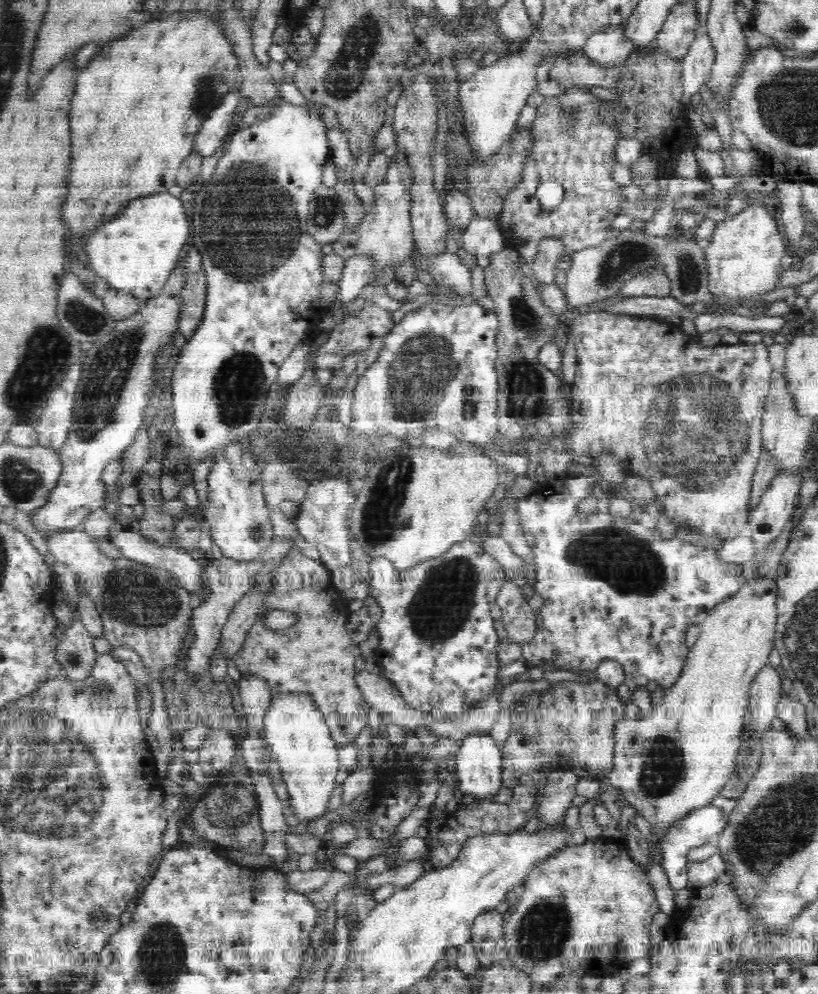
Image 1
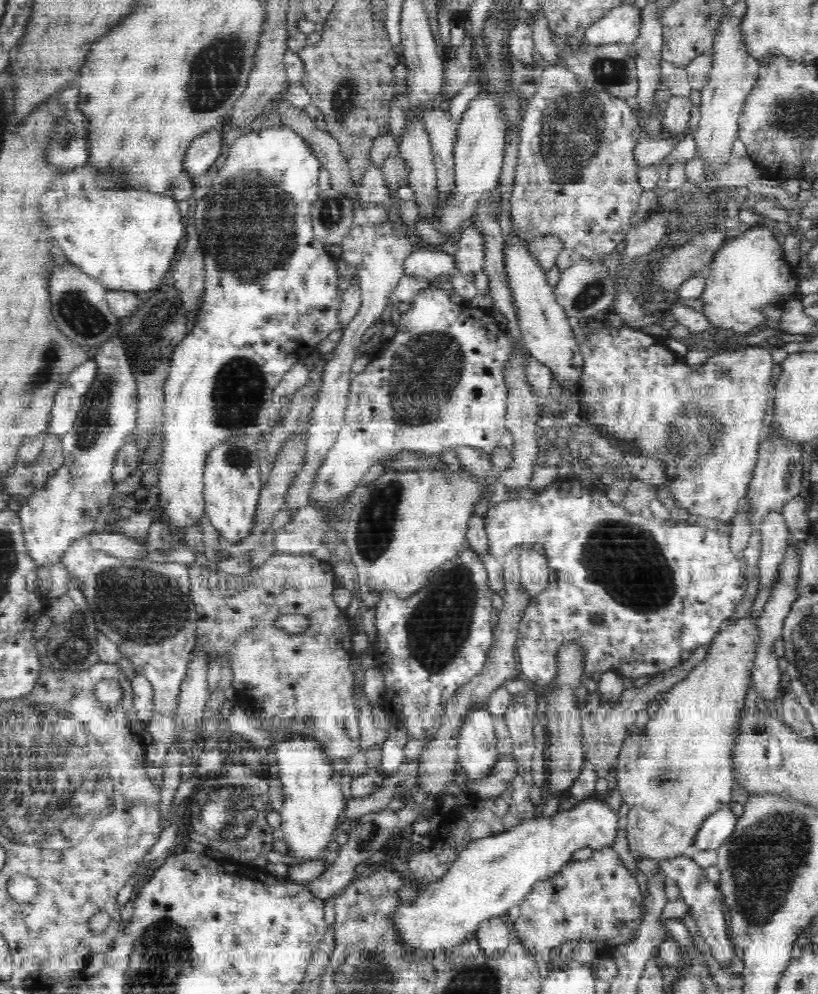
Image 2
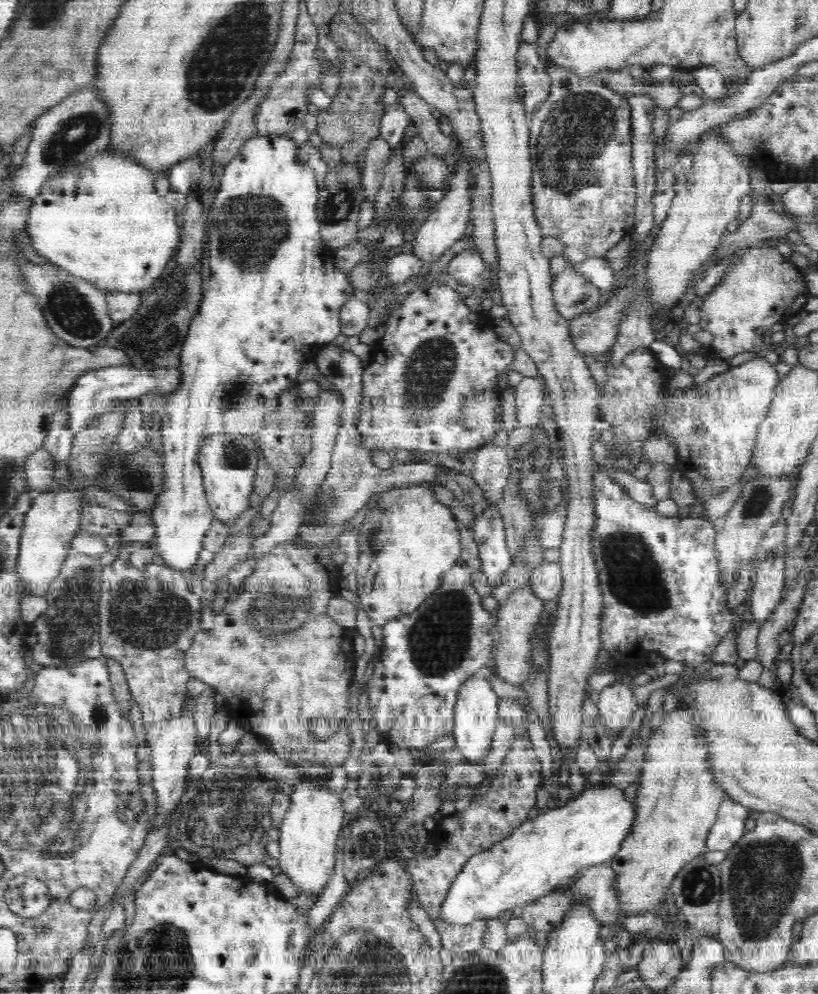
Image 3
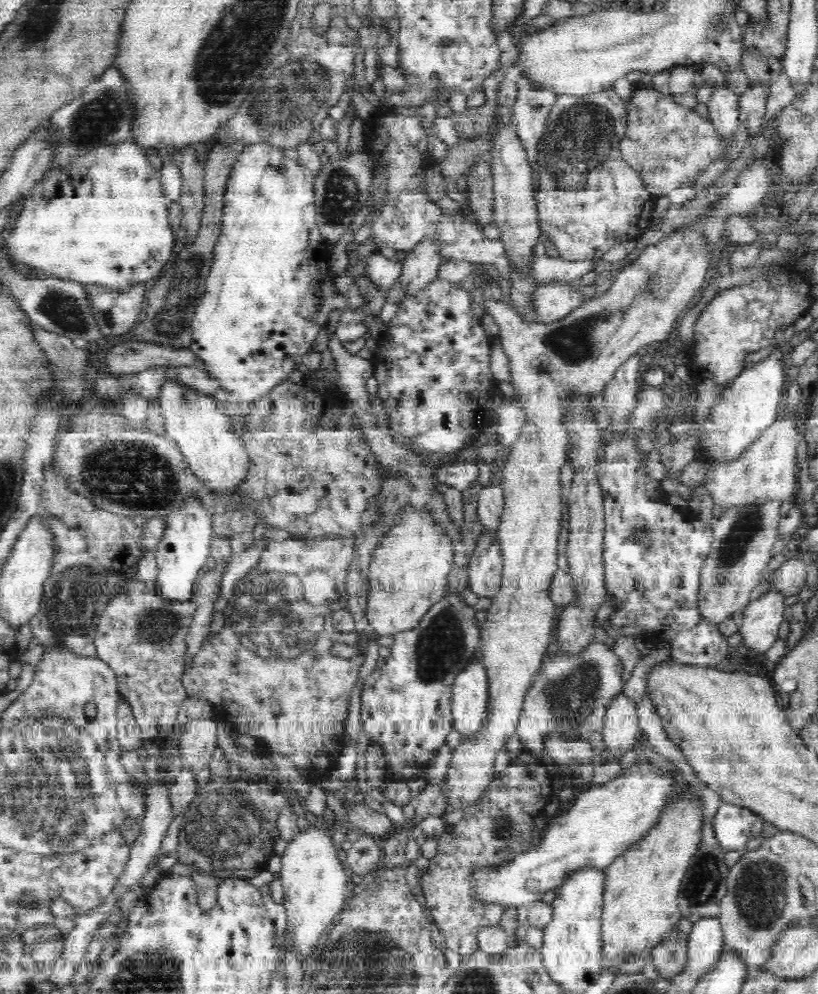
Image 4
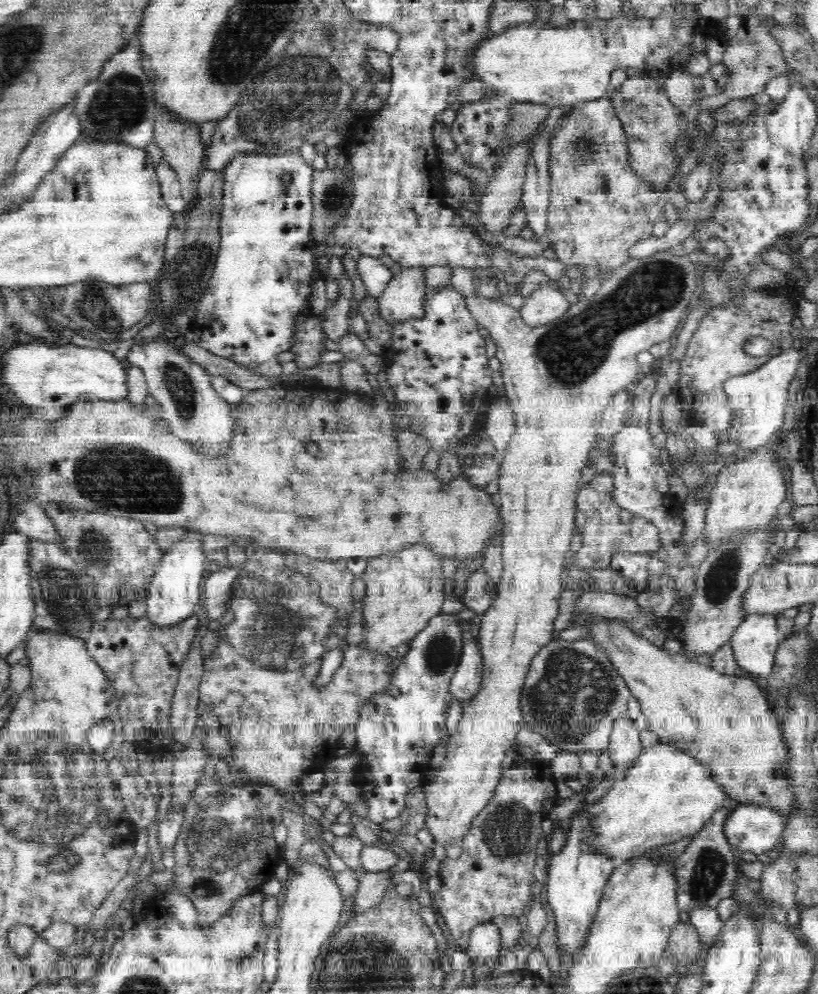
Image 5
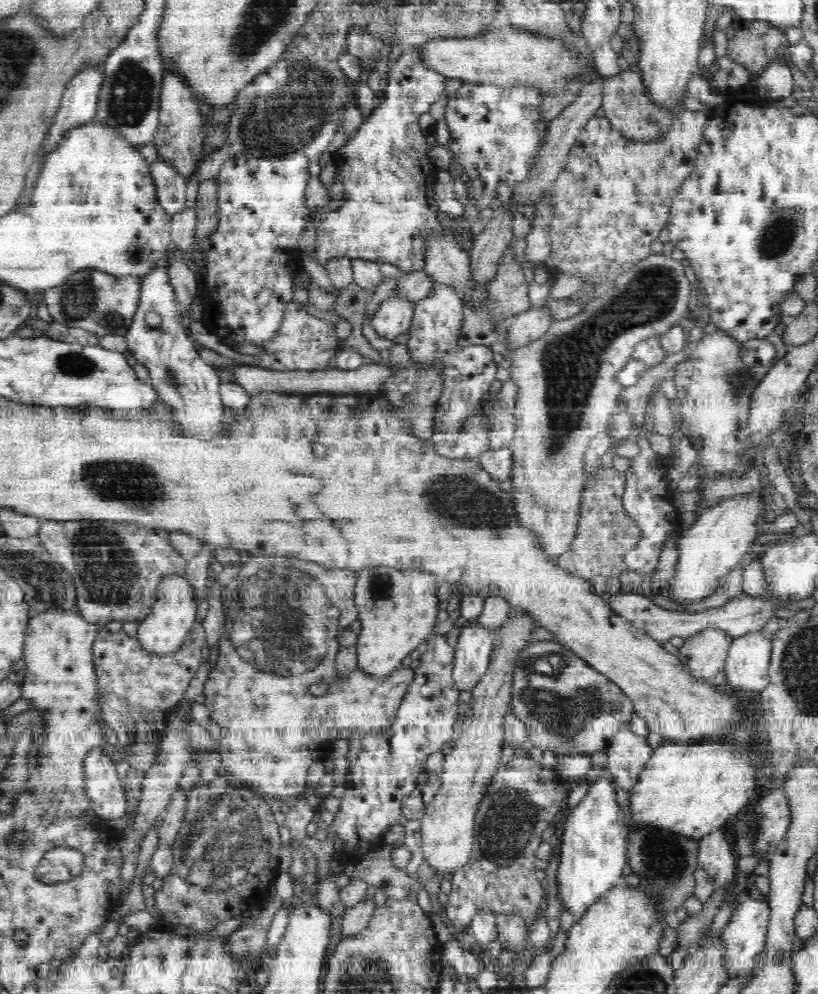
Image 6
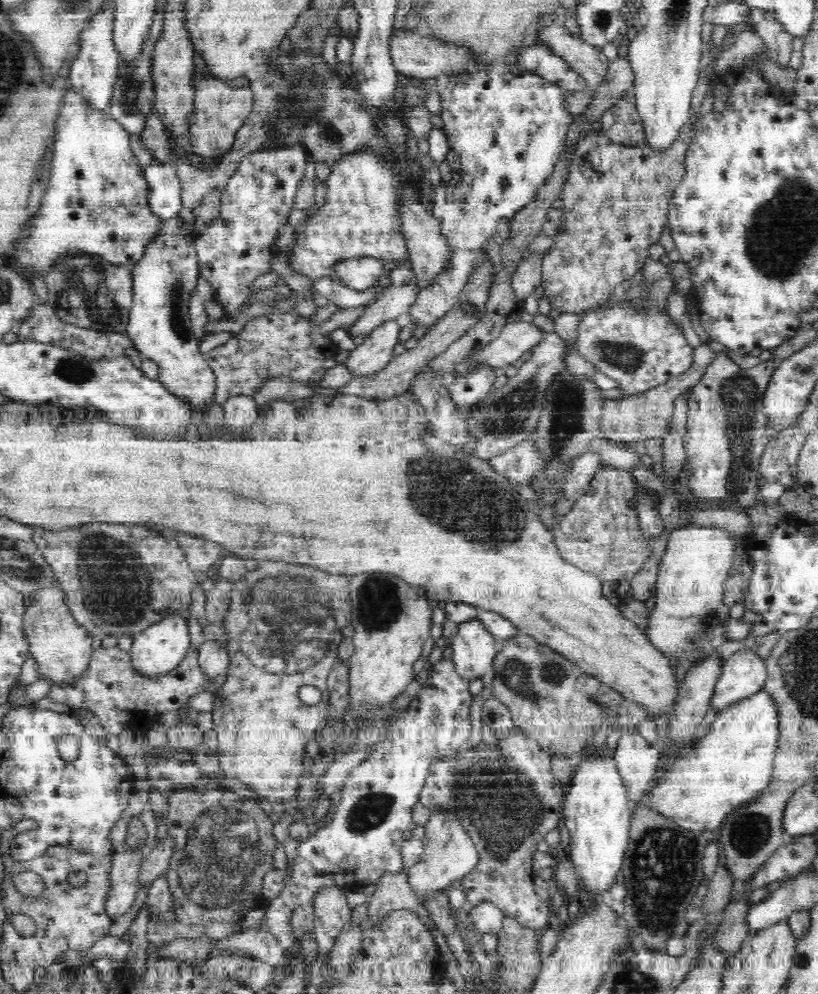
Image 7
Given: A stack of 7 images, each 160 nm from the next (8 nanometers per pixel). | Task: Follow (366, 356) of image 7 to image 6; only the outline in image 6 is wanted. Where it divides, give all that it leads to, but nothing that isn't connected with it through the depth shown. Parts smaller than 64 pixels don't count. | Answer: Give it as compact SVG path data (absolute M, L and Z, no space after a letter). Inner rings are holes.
M395 292L394 296L382 301L373 314L372 328L378 336L386 340L394 340L410 328L416 301L409 300L402 293Z

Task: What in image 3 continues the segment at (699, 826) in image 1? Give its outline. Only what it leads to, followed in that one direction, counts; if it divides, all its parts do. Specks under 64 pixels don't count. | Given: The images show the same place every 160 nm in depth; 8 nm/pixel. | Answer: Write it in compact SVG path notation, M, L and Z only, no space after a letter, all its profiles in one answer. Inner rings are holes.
M726 798L720 805L718 816L707 832L705 846L708 851L730 850L744 832L744 821L748 816L748 808L743 804Z

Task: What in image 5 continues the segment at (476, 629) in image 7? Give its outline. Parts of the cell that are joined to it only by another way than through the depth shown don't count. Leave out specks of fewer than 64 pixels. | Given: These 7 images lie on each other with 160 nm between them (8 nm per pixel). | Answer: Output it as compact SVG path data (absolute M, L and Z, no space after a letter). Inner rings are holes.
M465 638L465 647L462 649L461 662L458 663L452 675L450 692L452 698L462 702L471 701L477 693L483 679L483 660L479 644L472 638Z

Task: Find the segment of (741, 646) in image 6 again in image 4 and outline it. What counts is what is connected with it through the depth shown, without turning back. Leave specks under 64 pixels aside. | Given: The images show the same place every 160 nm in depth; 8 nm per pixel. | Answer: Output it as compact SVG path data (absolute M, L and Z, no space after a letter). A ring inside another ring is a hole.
M771 585L762 596L749 601L745 607L741 633L751 657L763 658L764 652L778 639L786 610L784 598L785 594Z

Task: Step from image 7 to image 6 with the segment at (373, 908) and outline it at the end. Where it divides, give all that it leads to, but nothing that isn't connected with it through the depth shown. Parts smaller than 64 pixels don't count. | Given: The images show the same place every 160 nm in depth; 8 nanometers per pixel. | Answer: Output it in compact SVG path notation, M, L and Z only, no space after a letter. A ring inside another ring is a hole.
M380 844L370 854L360 858L360 862L349 863L345 873L349 878L356 877L372 886L382 886L387 898L401 899L412 891L418 893L420 883L408 875L406 869L394 867L391 852L394 845Z

